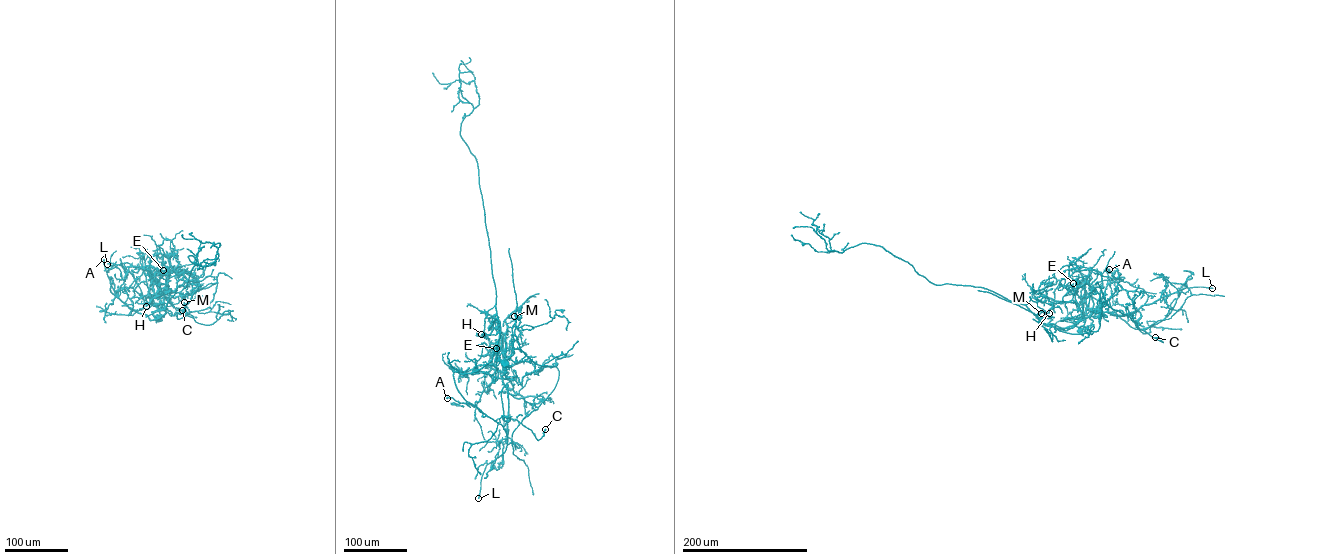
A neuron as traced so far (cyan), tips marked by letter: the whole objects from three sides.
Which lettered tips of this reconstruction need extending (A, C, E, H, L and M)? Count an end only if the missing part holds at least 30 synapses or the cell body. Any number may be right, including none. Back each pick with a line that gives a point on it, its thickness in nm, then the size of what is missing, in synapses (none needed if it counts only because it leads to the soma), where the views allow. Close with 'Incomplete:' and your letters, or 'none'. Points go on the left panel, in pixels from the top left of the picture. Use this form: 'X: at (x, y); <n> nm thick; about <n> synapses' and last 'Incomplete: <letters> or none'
L: at (107, 264); 400 nm thick; about 250 synapses
M: at (184, 302); 240 nm thick; about 120 synapses
Incomplete: L, M

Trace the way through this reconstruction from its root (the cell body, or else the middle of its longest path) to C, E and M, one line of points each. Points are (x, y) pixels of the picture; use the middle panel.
C: (504, 362), (510, 366), (504, 374), (520, 382), (557, 363), (554, 388), (521, 422), (538, 440), (545, 429)
E: (504, 362), (510, 366), (505, 374), (505, 360), (501, 350), (496, 348)
M: (504, 362), (510, 366), (505, 374), (507, 359), (514, 352), (512, 328), (514, 316)

